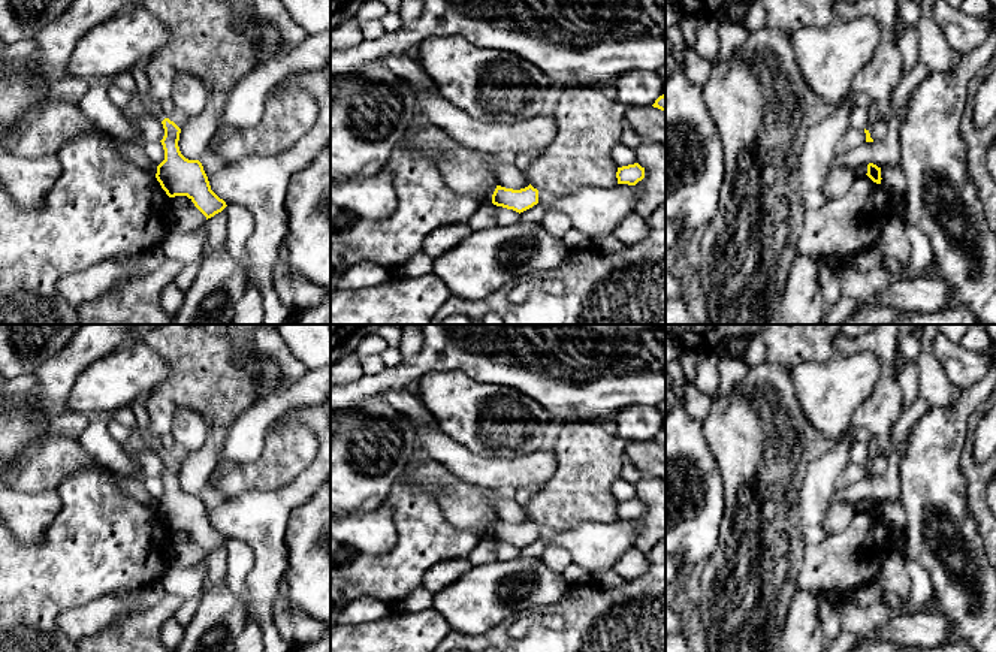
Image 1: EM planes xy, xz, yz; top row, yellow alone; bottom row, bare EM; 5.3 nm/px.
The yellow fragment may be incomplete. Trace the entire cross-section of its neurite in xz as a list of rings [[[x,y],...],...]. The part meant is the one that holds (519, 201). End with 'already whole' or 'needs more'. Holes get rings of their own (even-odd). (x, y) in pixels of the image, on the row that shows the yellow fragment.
[[[531,184],[520,190],[497,185],[492,194],[492,203],[520,214],[538,203],[538,190]]]; already whole

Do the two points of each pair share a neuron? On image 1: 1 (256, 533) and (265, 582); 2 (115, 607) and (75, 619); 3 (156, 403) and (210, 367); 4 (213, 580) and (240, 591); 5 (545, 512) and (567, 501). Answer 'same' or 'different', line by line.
1: same
2: same
3: same
4: different
5: same

